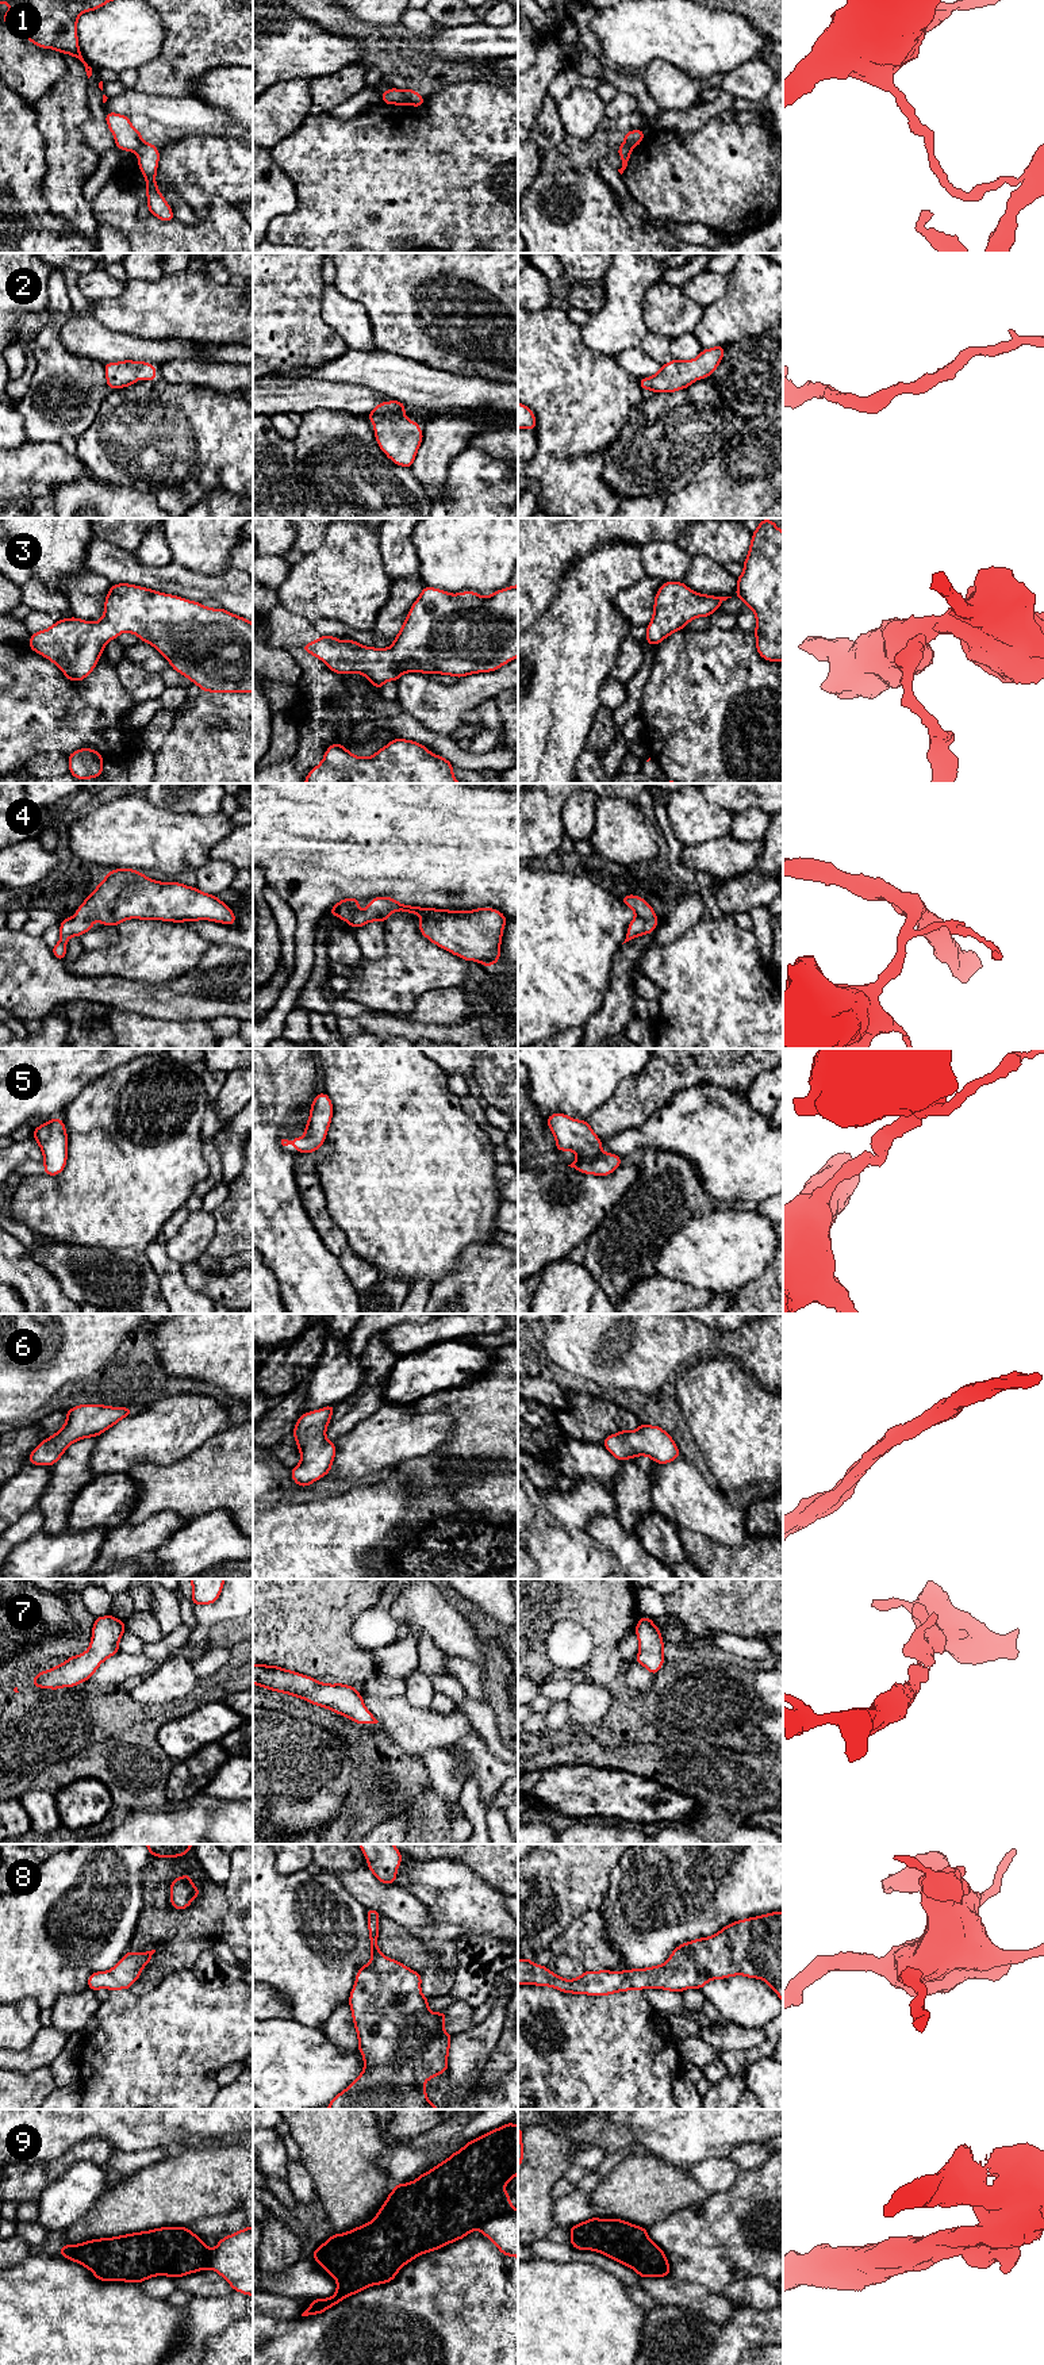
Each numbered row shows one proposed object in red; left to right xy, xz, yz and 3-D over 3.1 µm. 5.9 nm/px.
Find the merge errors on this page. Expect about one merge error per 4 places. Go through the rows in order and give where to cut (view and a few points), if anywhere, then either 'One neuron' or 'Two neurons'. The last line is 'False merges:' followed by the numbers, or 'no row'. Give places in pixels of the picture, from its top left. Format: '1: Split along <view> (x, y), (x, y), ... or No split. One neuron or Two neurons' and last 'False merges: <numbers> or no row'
1: Split along xz (402, 91), (407, 103). Two neurons
2: No split. One neuron
3: No split. One neuron
4: No split. One neuron
5: No split. One neuron
6: No split. One neuron
7: No split. One neuron
8: No split. One neuron
9: Split along xz (411, 2183), (417, 2192), (438, 2211), (441, 2237), (448, 2242). Two neurons
False merges: 1, 9

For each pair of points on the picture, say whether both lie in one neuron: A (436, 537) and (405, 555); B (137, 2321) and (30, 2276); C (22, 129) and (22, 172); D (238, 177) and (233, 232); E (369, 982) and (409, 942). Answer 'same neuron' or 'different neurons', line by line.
A: different neurons
B: same neuron
C: same neuron
D: different neurons
E: same neuron

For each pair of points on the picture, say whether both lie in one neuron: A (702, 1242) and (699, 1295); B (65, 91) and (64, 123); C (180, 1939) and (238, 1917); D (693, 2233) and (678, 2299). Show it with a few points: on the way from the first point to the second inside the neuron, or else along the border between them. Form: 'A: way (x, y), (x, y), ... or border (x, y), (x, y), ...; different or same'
A: border (670, 1277), (714, 1292); different
B: way (65, 99), (64, 115); same
C: border (223, 1890), (226, 1915), (221, 1938); different
D: border (671, 2275), (679, 2280), (701, 2284), (712, 2293); different

